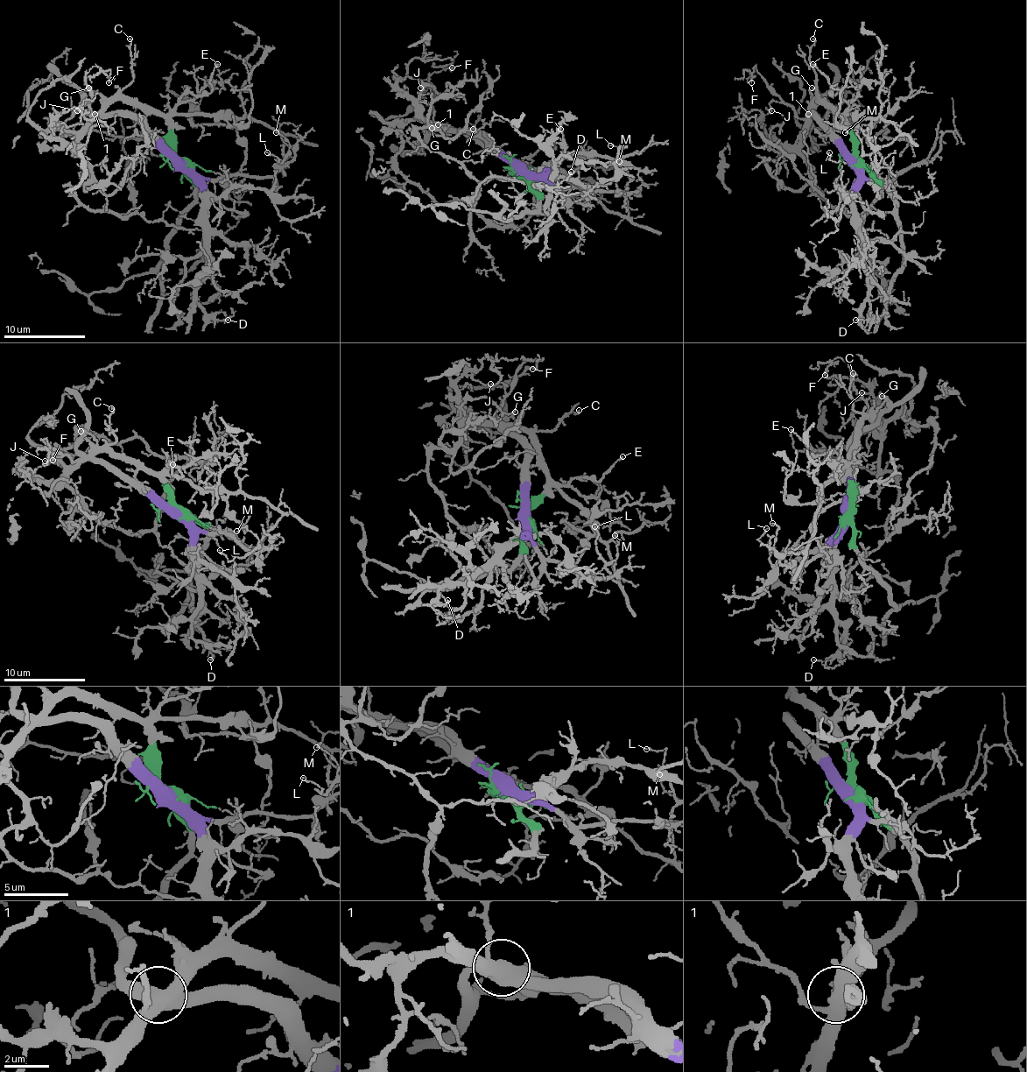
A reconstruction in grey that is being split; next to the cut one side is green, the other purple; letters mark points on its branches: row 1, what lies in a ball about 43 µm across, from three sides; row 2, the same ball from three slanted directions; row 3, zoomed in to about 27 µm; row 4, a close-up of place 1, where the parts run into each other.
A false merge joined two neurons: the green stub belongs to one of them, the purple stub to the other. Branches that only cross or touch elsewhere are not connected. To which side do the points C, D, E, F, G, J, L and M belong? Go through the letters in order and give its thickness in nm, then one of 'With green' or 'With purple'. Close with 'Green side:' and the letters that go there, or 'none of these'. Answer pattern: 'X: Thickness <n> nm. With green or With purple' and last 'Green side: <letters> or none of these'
C: Thickness 130 nm. With green
D: Thickness 80 nm. With purple
E: Thickness 130 nm. With green
F: Thickness 150 nm. With green
G: Thickness 280 nm. With green
J: Thickness 120 nm. With green
L: Thickness 90 nm. With green
M: Thickness 70 nm. With green
Green side: C, E, F, G, J, L, M

